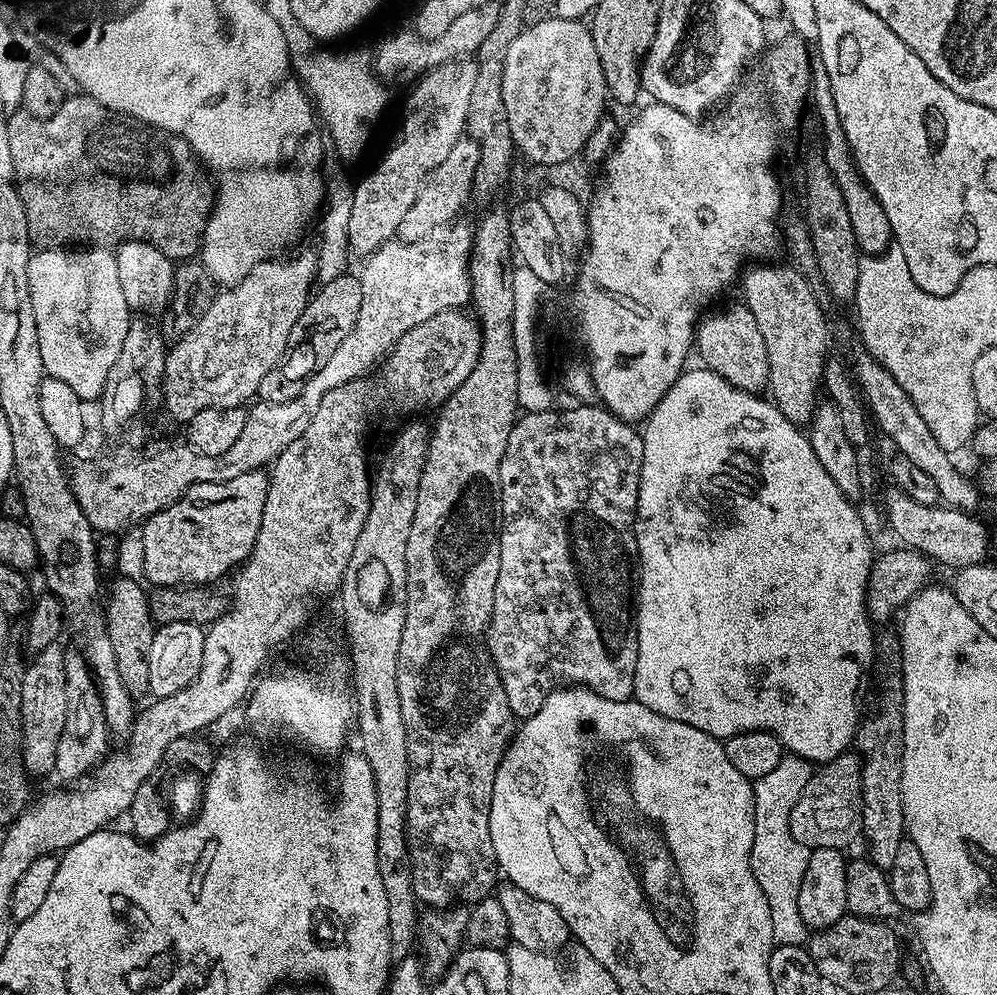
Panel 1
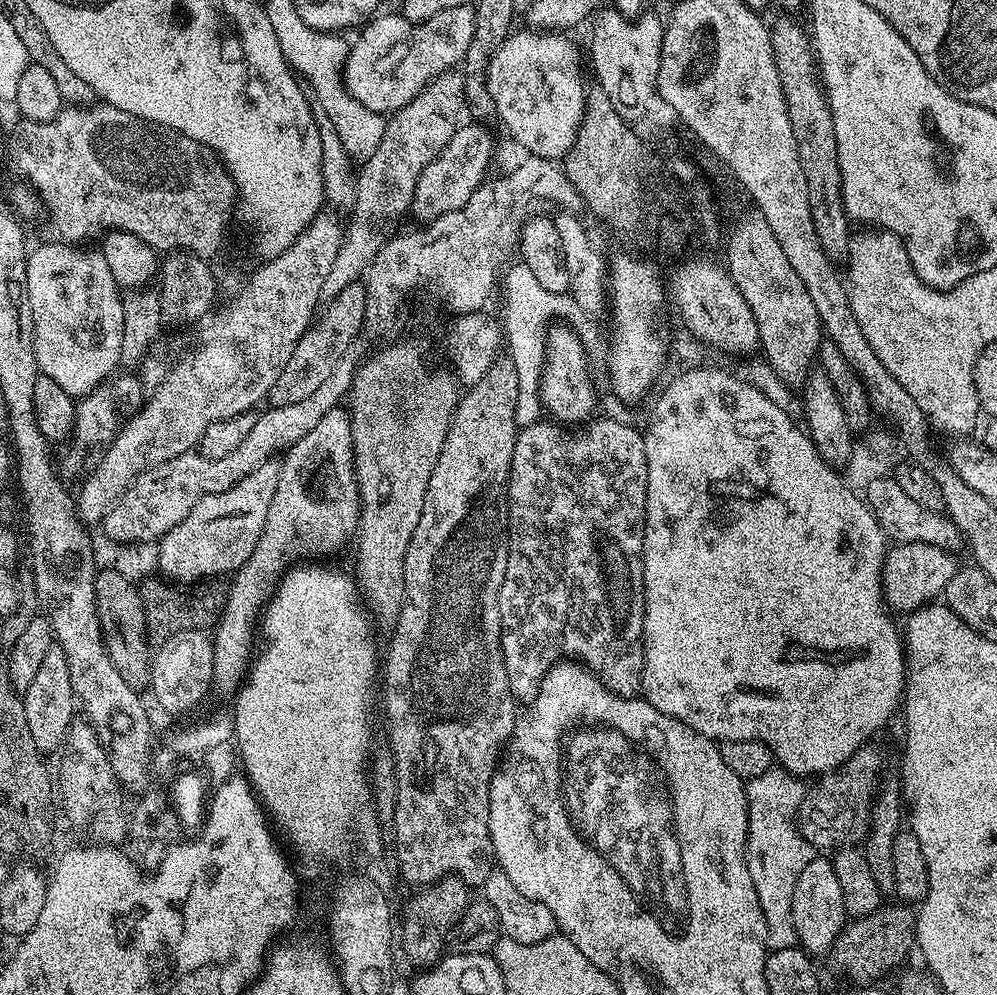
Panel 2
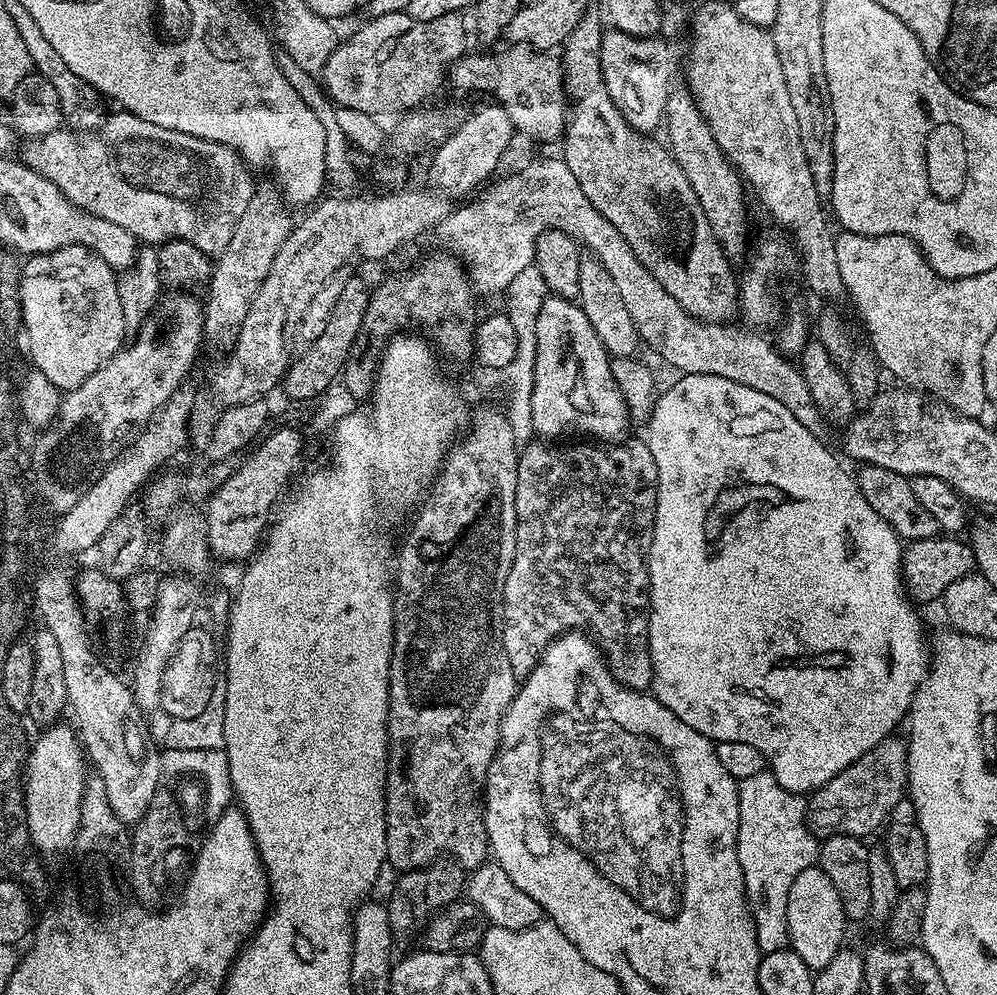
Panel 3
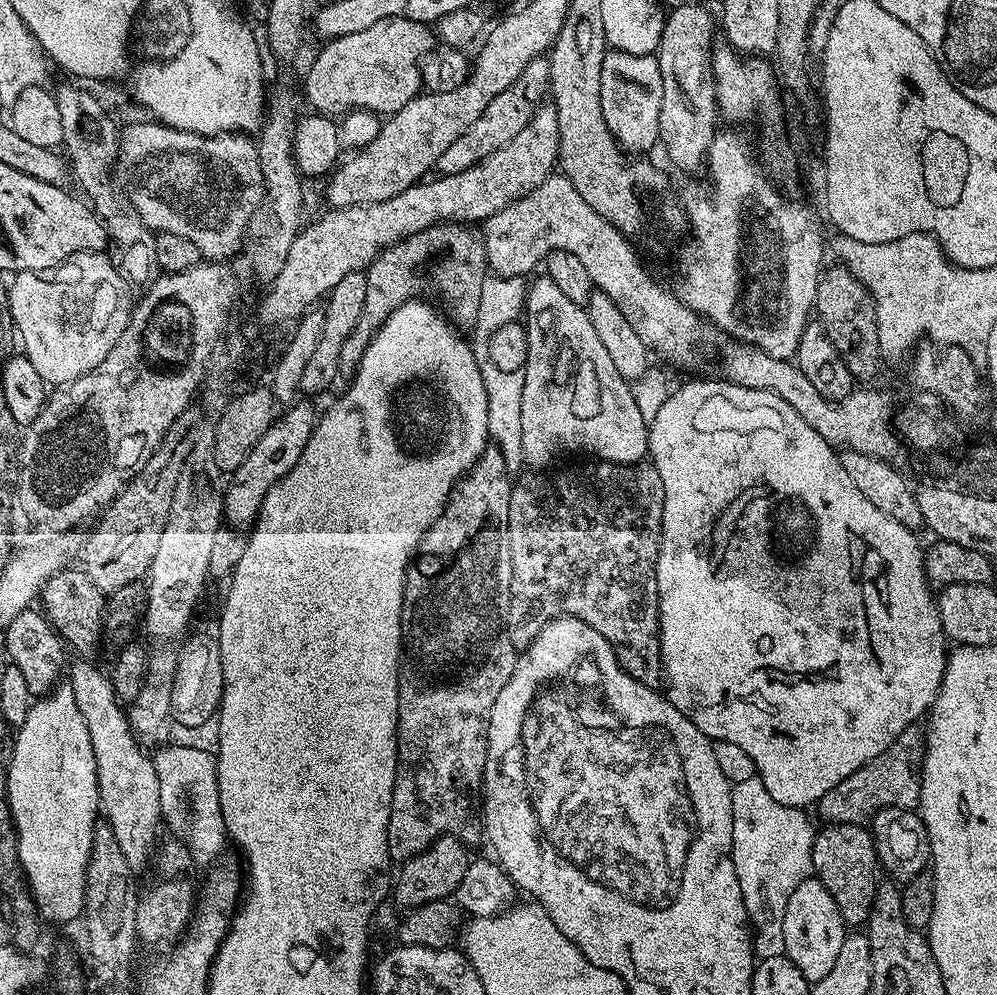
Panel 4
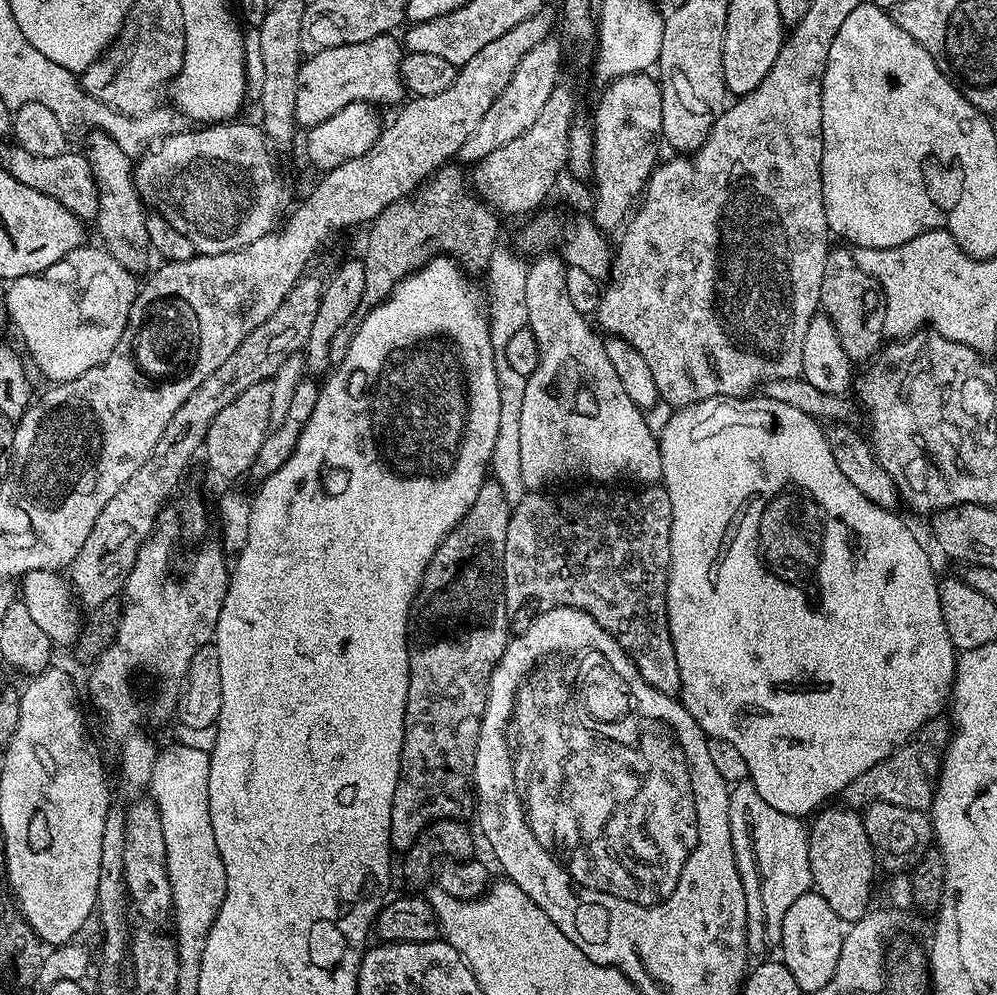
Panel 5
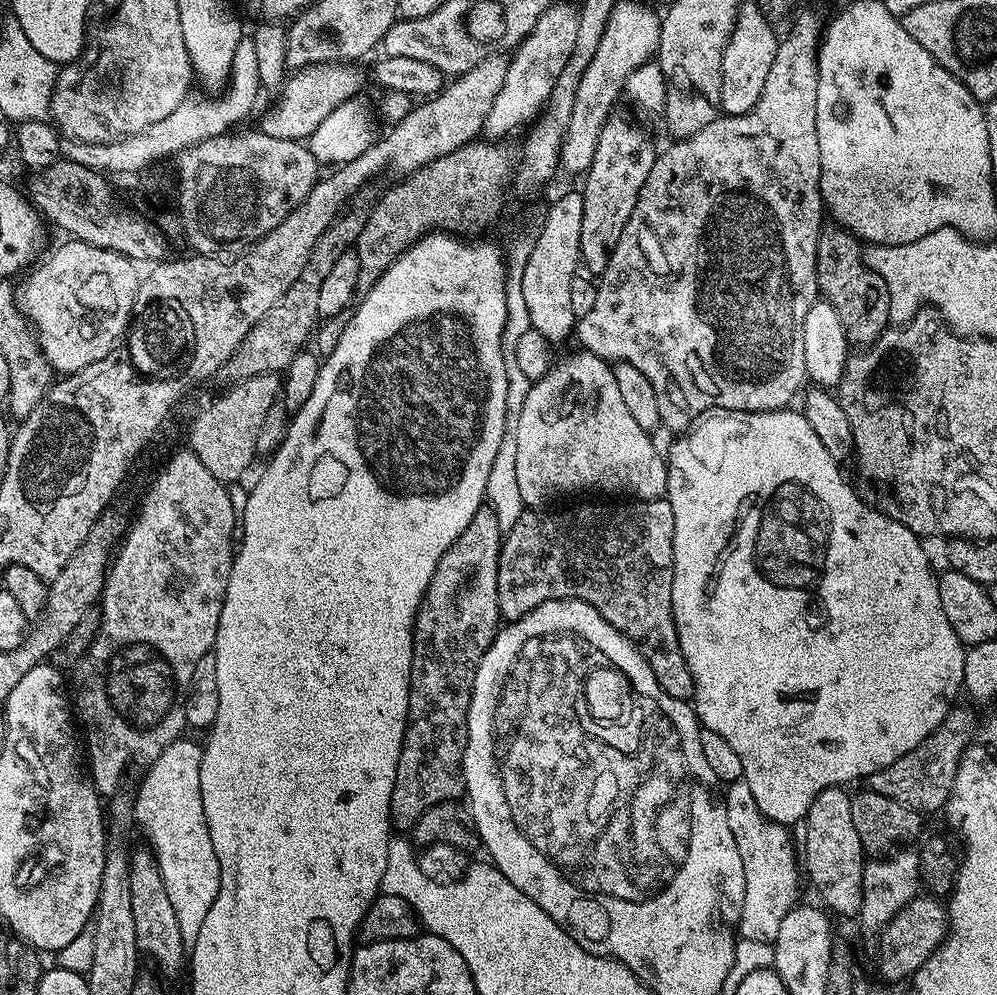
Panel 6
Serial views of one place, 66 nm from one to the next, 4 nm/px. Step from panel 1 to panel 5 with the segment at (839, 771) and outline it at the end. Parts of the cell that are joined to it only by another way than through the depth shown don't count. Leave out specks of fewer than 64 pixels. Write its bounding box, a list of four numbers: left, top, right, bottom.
[843,720,950,813]

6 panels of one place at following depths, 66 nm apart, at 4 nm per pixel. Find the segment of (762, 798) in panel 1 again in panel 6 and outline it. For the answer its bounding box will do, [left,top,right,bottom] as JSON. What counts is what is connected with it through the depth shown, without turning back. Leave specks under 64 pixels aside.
[722,779,802,946]

